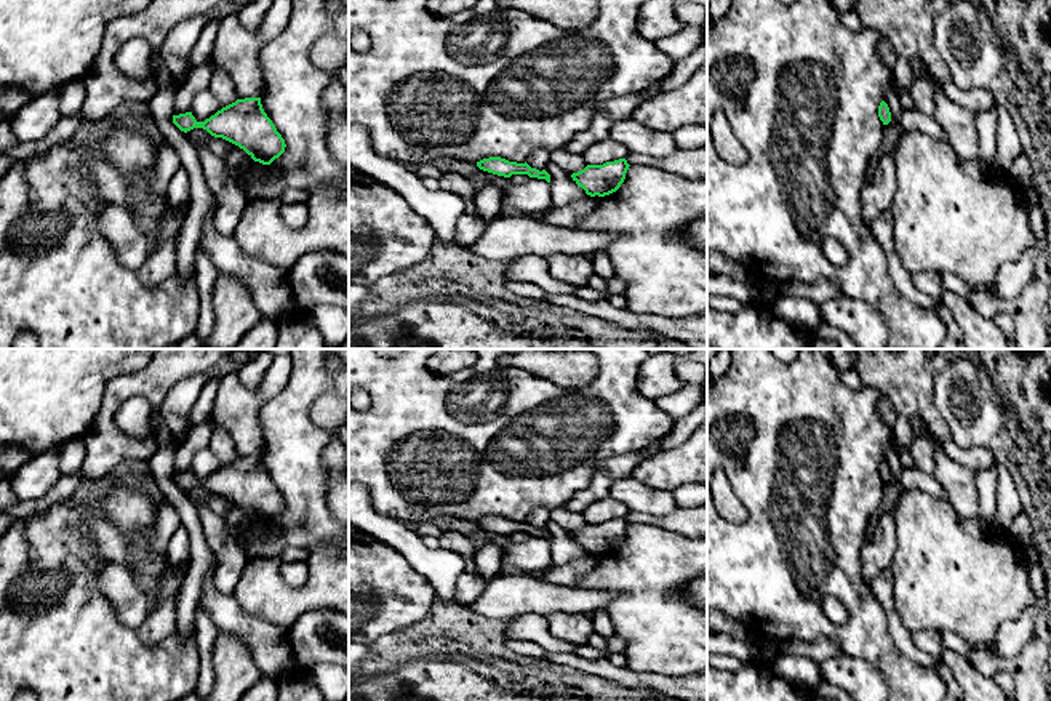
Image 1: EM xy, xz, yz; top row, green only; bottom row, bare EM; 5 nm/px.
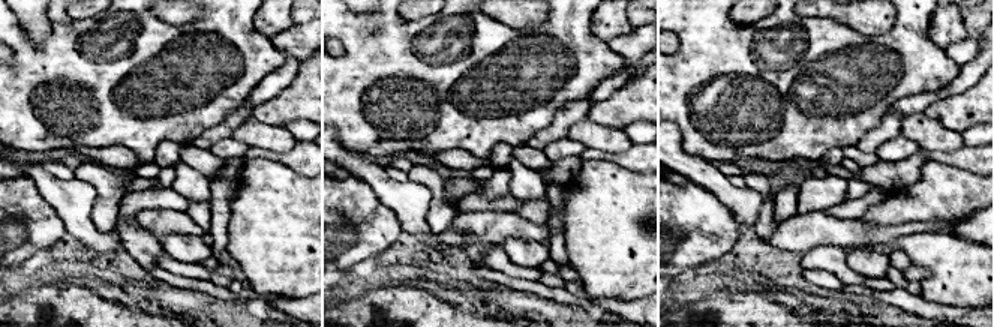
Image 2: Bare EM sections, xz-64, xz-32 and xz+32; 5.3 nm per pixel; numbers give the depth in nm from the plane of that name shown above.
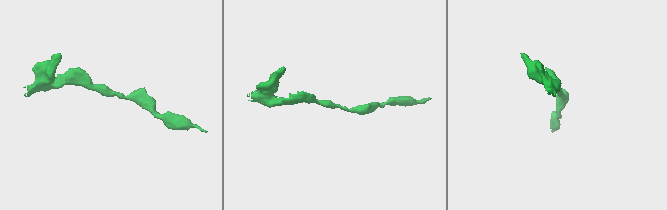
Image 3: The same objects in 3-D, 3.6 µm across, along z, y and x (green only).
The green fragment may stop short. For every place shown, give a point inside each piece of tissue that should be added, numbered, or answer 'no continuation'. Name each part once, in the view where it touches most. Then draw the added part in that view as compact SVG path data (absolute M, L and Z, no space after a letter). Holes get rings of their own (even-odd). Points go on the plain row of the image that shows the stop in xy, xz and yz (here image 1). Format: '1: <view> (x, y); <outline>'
no continuation

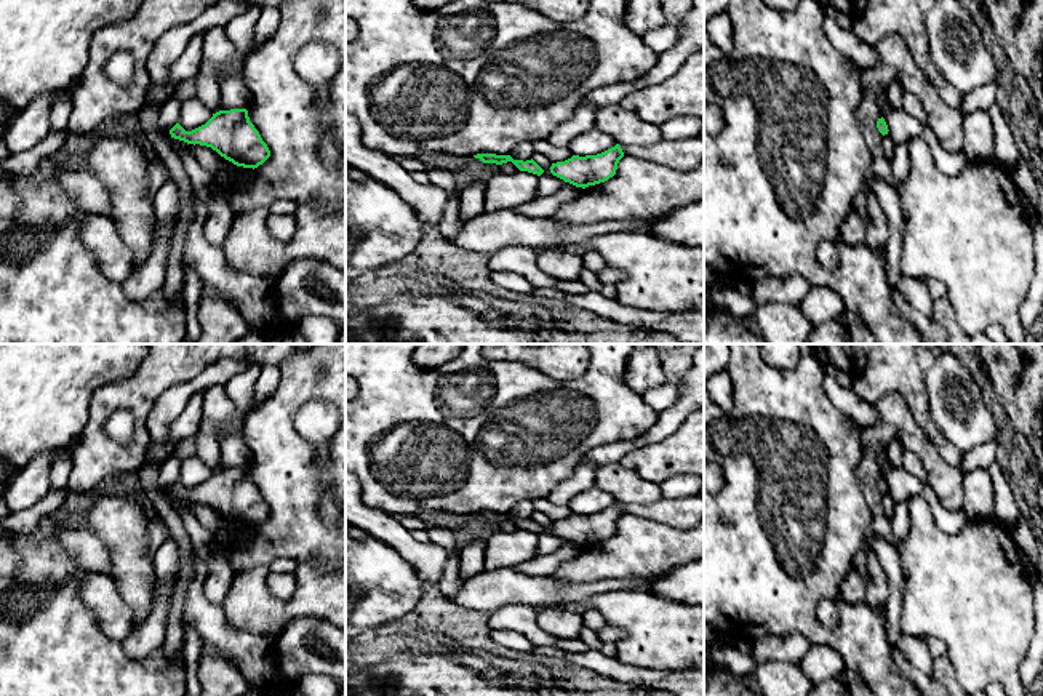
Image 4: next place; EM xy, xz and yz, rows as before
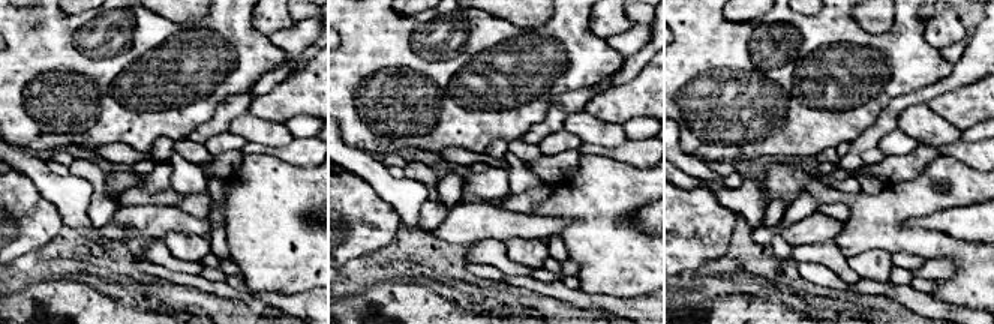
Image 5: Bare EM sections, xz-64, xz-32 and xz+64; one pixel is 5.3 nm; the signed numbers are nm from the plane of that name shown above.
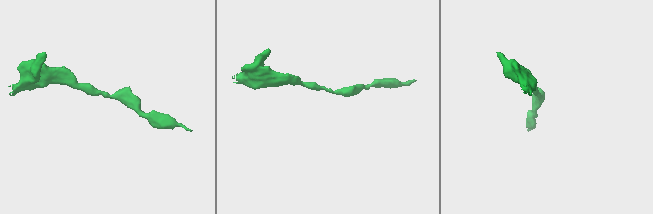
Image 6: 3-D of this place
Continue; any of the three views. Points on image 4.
no continuation

